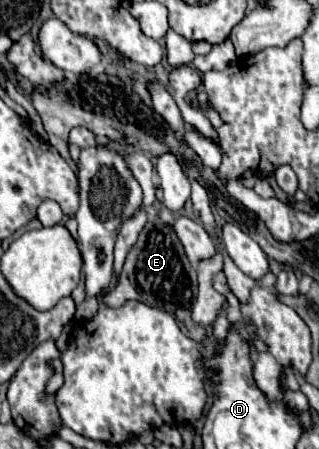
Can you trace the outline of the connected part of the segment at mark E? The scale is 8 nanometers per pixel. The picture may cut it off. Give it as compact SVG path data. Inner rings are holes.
M148 220L138 236L138 242L126 256L120 282L112 292L104 296L104 300L108 302L108 306L122 306L128 300L140 300L148 306L160 308L176 318L178 326L184 330L186 336L194 340L204 340L208 336L208 330L198 324L192 324L190 320L192 304L196 302L196 292L198 292L196 268L190 264L184 246L180 244L180 238L176 236L176 232L172 232L172 226L166 222Z

